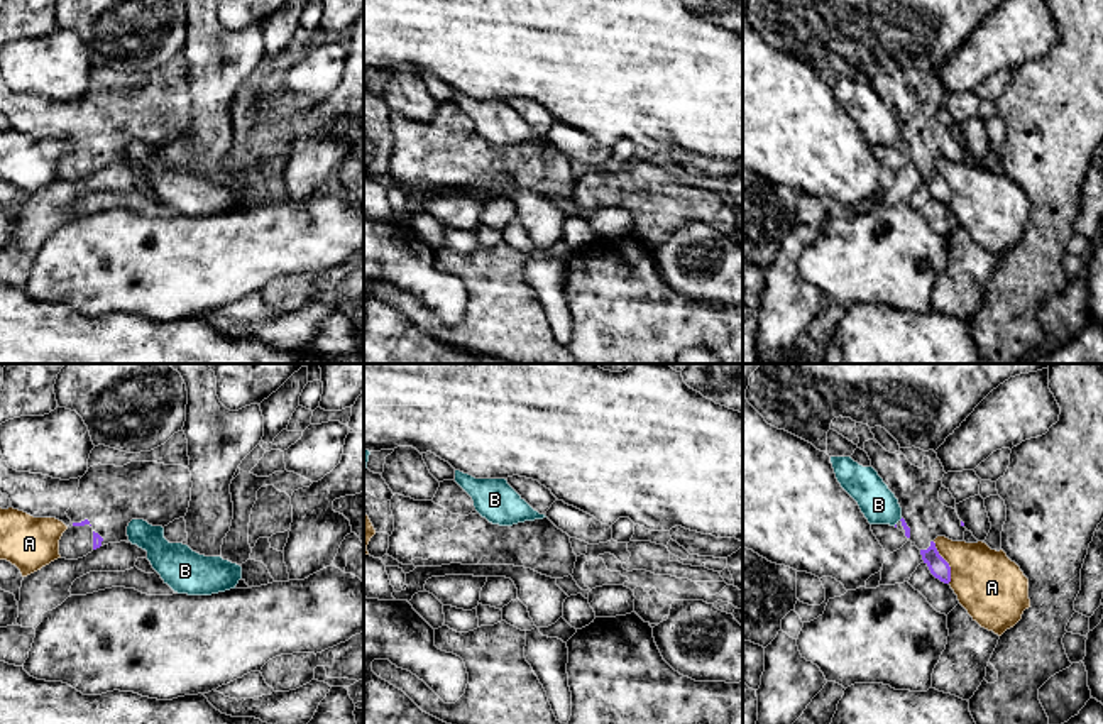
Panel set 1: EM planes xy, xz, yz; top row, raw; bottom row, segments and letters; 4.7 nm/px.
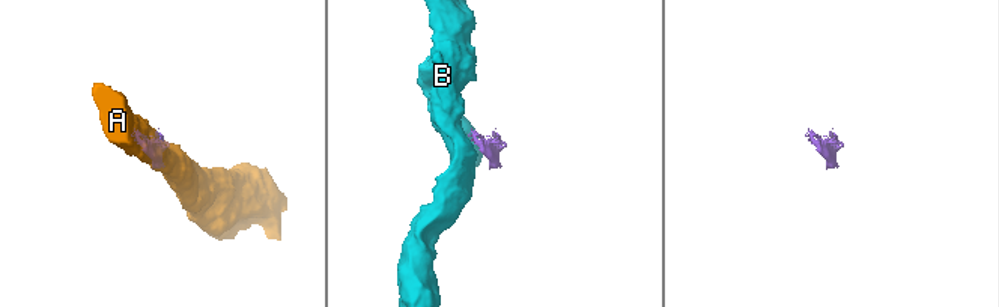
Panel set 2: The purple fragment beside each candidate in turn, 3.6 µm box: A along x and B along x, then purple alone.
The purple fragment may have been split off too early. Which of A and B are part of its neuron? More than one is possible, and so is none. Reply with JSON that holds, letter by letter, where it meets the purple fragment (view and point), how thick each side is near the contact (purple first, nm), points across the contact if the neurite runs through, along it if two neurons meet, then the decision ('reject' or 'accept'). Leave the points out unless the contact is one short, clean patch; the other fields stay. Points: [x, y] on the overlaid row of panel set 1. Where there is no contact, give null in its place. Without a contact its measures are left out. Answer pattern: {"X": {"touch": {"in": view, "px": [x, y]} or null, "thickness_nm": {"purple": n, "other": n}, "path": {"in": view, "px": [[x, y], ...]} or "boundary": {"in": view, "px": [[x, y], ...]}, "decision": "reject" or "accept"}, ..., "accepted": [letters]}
{"A": {"touch": {"in": "yz", "px": [946, 562]}, "thickness_nm": {"purple": 90, "other": 320}, "decision": "reject"}, "B": {"touch": null, "decision": "reject"}, "accepted": []}

